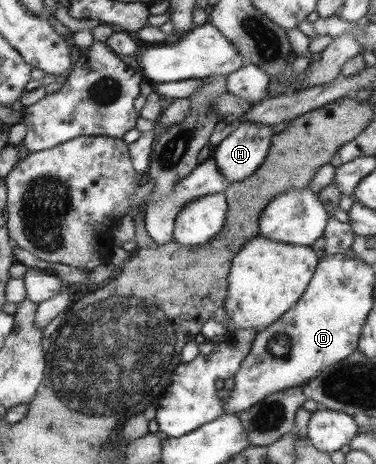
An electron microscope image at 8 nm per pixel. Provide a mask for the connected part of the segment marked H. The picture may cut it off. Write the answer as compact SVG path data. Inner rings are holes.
M239 122L228 137L213 147L212 158L228 185L245 181L260 168L272 146L272 136L269 124Z

